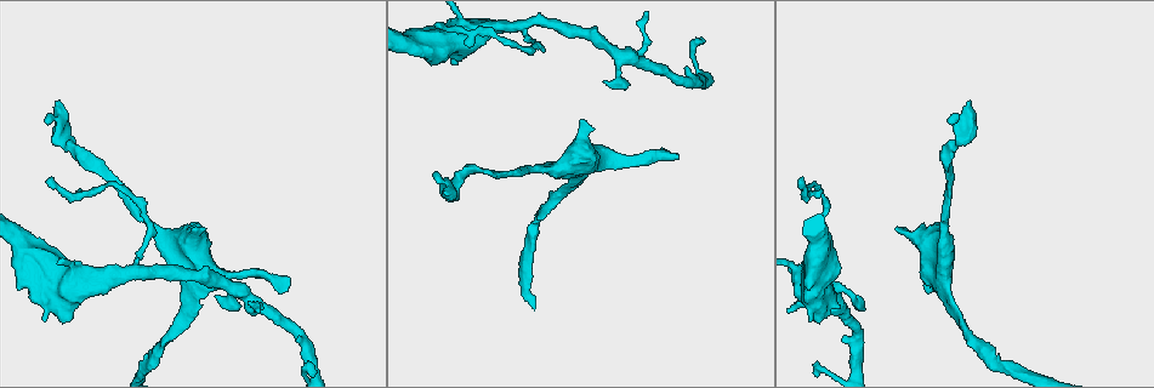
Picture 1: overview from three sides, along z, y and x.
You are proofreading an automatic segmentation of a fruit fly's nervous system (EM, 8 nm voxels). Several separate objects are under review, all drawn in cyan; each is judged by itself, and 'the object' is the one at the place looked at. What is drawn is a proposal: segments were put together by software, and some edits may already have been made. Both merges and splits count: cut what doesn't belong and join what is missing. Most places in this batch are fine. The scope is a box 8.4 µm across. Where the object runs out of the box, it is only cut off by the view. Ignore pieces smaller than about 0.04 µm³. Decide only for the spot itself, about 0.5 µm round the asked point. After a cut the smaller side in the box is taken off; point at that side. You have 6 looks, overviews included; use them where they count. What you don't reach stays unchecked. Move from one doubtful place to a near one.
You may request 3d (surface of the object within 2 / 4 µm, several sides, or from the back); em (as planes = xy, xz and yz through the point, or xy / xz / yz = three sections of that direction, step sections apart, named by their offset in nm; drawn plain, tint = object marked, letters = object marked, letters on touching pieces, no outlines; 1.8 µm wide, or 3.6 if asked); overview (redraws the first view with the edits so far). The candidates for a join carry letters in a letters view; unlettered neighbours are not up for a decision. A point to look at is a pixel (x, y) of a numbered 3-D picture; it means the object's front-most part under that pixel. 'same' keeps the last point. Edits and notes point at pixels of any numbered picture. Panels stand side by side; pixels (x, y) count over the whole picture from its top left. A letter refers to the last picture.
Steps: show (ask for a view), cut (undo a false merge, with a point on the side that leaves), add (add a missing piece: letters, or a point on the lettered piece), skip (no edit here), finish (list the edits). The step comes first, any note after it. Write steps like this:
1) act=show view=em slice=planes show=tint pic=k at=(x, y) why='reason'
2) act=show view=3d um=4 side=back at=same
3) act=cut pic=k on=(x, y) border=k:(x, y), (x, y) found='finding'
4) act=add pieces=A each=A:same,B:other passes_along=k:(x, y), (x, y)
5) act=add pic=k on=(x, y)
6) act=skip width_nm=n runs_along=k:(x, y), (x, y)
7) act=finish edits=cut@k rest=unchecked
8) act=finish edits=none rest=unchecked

act=show view=em slice=xz step=4 show=letters pic=1 at=(196, 229) why='free end'

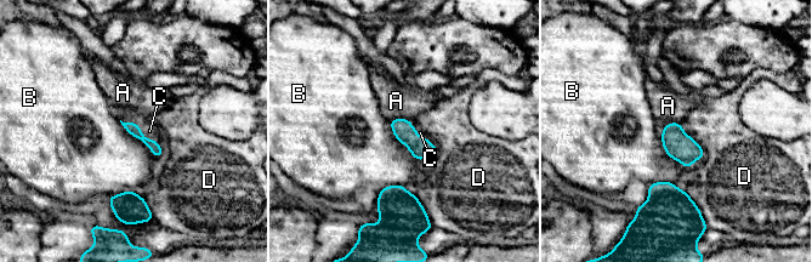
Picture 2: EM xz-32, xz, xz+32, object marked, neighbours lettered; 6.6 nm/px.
act=show view=em slice=planes show=letters at=same

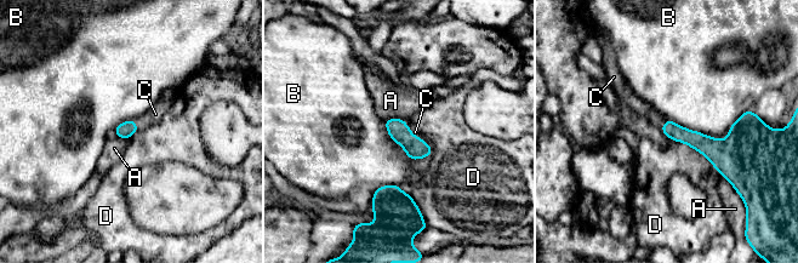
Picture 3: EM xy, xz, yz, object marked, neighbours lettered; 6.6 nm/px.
act=add pic=3 on=(415, 132) each=A:other,B:other,C:same,D:other passes_along=3:(416, 148), (410, 131), (415, 132) found='it goes on there'

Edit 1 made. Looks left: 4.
act=show view=3d um=4 pic=1 at=(932, 291) why='free end'

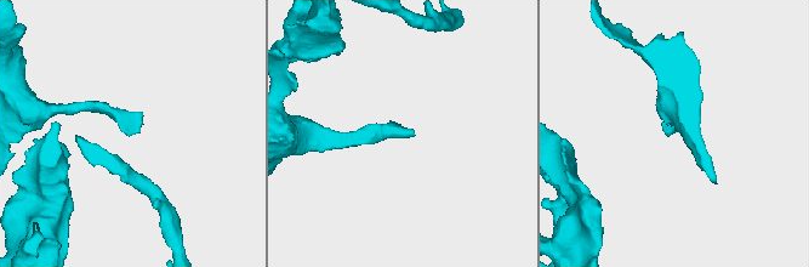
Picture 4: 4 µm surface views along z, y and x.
act=show view=em slice=planes show=letters pic=4 at=(670, 132)

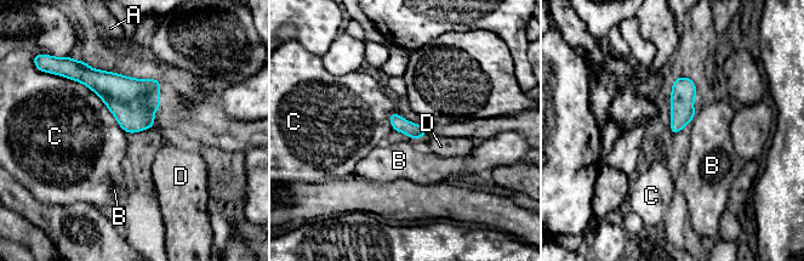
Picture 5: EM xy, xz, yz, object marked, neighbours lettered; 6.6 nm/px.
act=skip each=A:other,B:other,C:other,D:other border=5:(66, 77), (86, 85), (125, 131) found='none of them fits'

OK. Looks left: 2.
act=show view=em slice=planes show=tint pic=1 at=(46, 120) why='an open end'

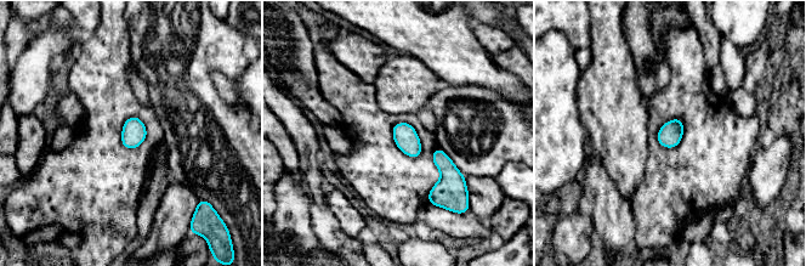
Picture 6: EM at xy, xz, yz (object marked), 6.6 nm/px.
act=show view=em slice=planes show=letters at=same why='what lies round it'

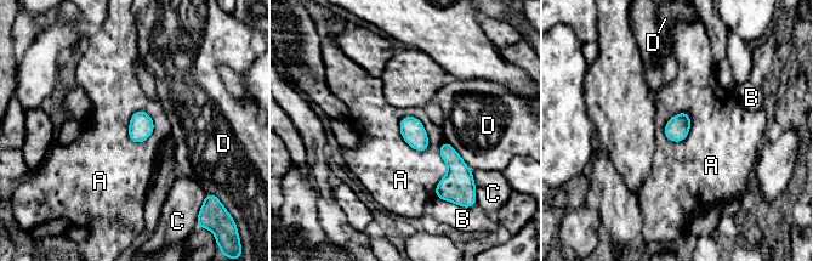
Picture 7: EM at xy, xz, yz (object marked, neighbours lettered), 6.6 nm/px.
act=skip longest_contact=D:280nm each=A:other,B:other,C:other,D:other border=7:(403, 117), (422, 124), (426, 151) found='none of them fits'

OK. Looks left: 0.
act=finish edits=add@3 rest=unchecked

